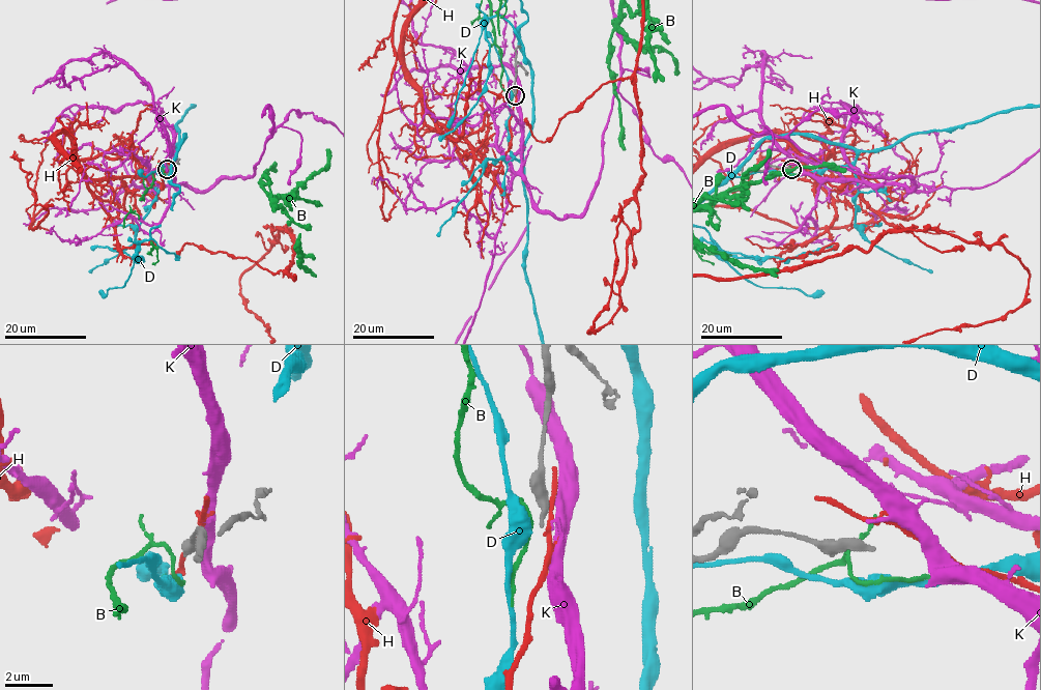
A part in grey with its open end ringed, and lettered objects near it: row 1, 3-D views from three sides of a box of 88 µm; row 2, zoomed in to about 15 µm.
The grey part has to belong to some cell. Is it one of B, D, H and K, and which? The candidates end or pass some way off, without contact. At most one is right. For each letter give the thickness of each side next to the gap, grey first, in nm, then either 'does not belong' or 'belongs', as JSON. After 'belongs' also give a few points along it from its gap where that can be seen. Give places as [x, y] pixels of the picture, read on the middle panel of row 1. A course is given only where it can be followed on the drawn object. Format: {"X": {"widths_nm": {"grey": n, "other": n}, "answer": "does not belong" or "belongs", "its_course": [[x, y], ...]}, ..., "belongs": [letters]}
{"B": {"widths_nm": {"grey": 240, "other": 150}, "answer": "does not belong"}, "D": {"widths_nm": {"grey": 240, "other": 440}, "answer": "does not belong"}, "H": {"widths_nm": {"grey": 240, "other": 170}, "answer": "does not belong"}, "K": {"widths_nm": {"grey": 240, "other": 120}, "answer": "does not belong"}, "belongs": []}

